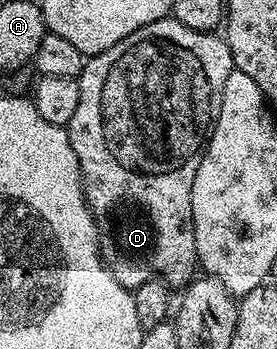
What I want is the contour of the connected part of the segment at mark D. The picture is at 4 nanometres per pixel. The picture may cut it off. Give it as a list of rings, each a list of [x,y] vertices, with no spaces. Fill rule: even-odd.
[[[166,18],[151,22],[135,30],[135,34],[127,34],[123,42],[115,42],[115,46],[103,50],[97,56],[88,57],[81,75],[76,77],[79,86],[79,106],[67,126],[71,150],[75,150],[75,158],[81,171],[81,187],[85,189],[85,203],[89,205],[93,219],[97,222],[101,258],[115,278],[115,282],[119,282],[124,288],[134,290],[148,280],[160,278],[170,289],[181,290],[194,279],[193,271],[198,271],[199,261],[191,214],[191,186],[205,148],[209,145],[215,122],[219,118],[219,106],[223,102],[223,86],[227,86],[227,74],[231,74],[234,70],[229,43],[220,35],[191,30],[191,26],[183,26],[183,22]]]

